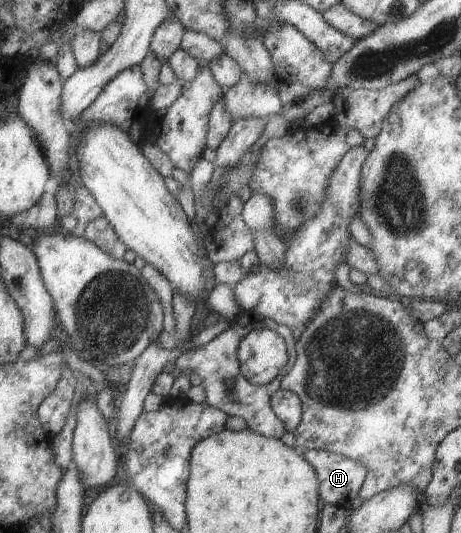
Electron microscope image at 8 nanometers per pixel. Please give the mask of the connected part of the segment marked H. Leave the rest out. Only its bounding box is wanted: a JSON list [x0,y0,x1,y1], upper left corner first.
[301,449,367,509]

